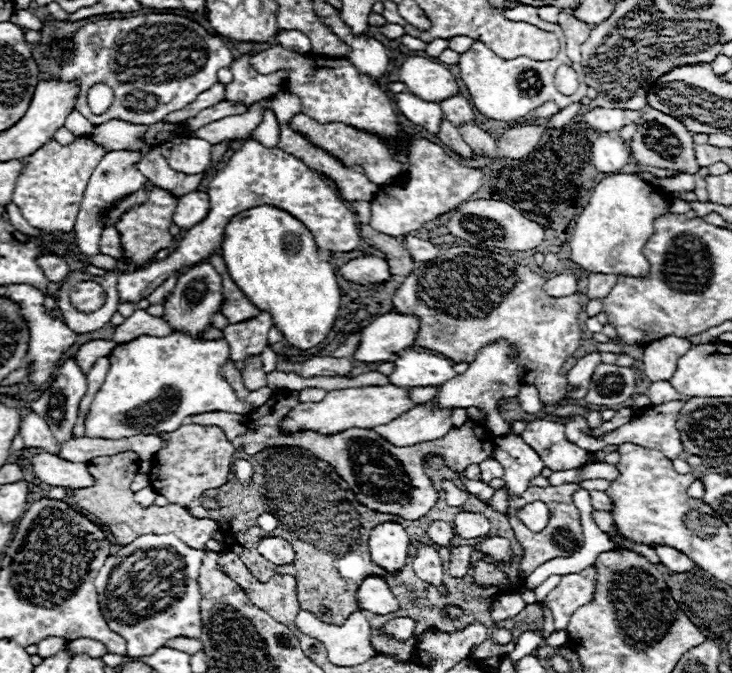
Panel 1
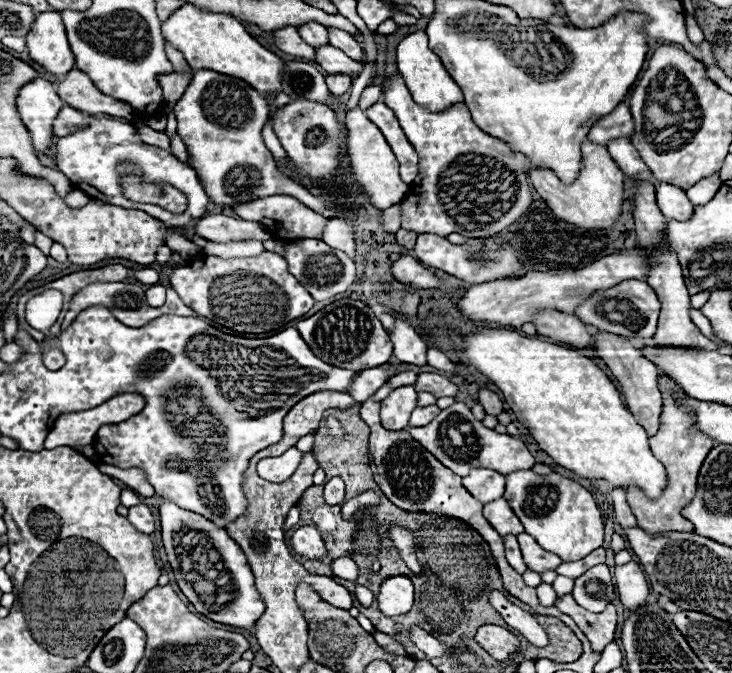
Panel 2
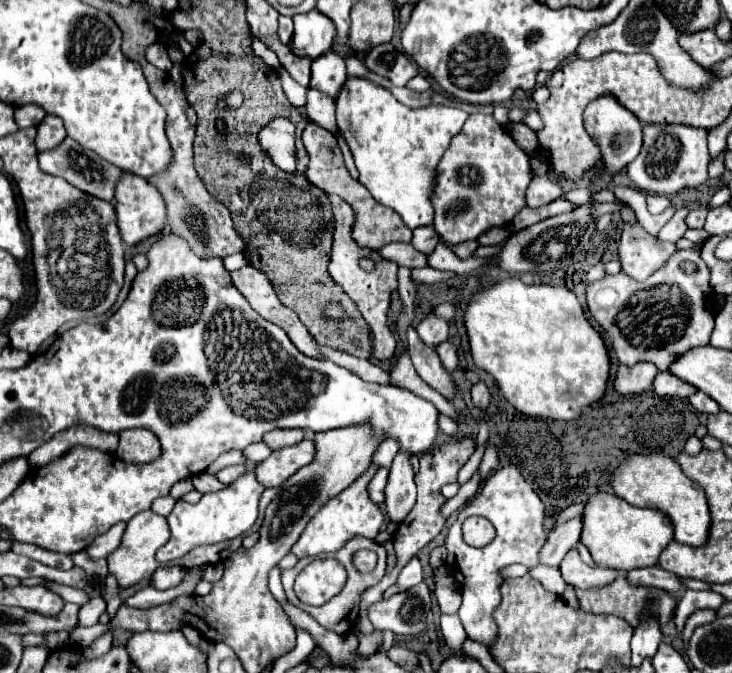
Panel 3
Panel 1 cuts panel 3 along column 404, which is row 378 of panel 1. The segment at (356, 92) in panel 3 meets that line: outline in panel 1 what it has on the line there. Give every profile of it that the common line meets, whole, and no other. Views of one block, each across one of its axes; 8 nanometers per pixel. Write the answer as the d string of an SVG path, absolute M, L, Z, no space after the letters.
M170 334L164 338L140 336L128 344L116 346L108 356L110 370L106 382L88 410L86 436L116 440L146 432L174 432L182 426L184 418L194 414L242 414L244 404L220 374L229 352L226 342L194 342L184 334Z

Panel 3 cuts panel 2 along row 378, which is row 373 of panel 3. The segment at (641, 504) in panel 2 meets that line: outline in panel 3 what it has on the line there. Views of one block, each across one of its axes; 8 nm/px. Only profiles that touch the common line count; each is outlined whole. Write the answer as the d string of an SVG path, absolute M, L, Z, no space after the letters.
M658 372L658 376L654 378L654 392L658 396L680 396L680 398L686 398L686 396L692 396L694 392L698 392L698 390L692 384L676 378L670 372Z

